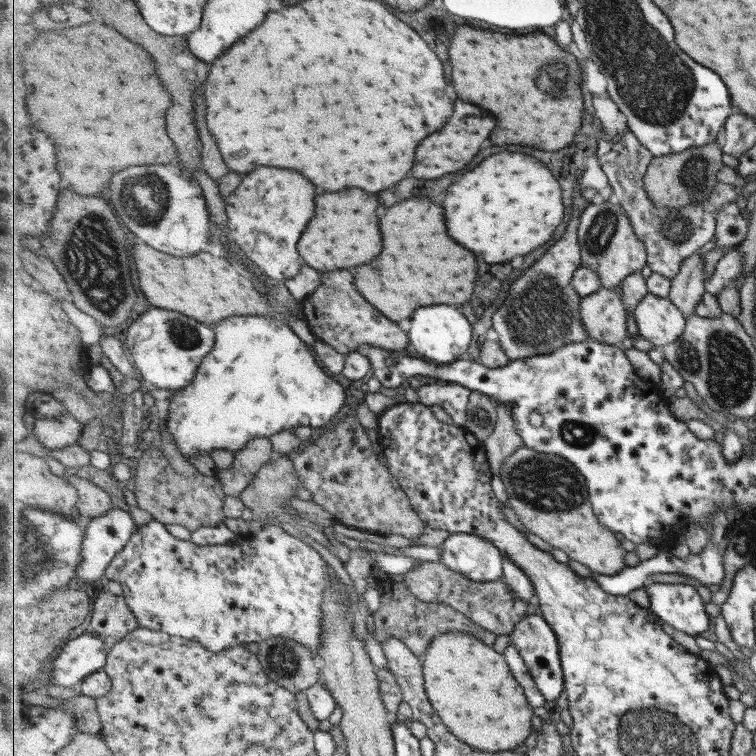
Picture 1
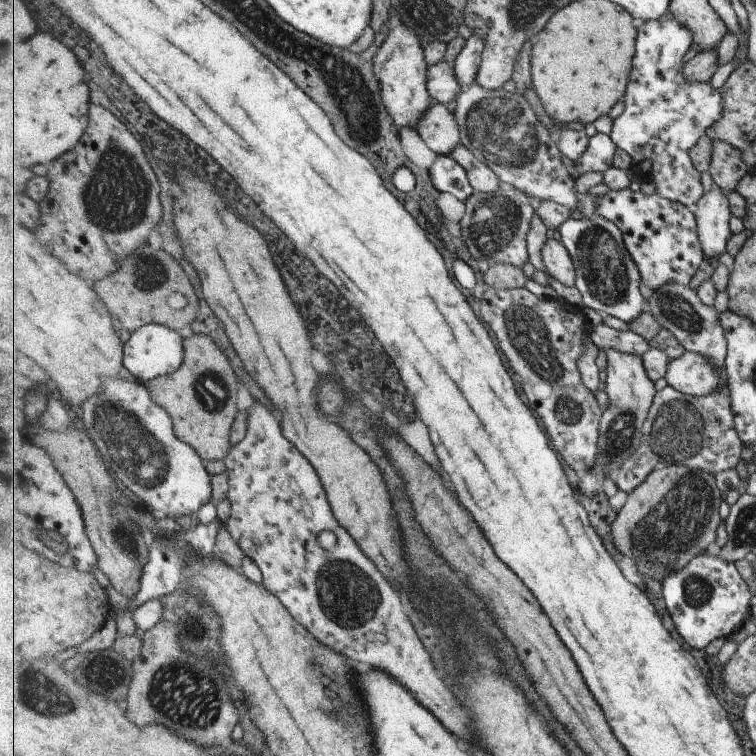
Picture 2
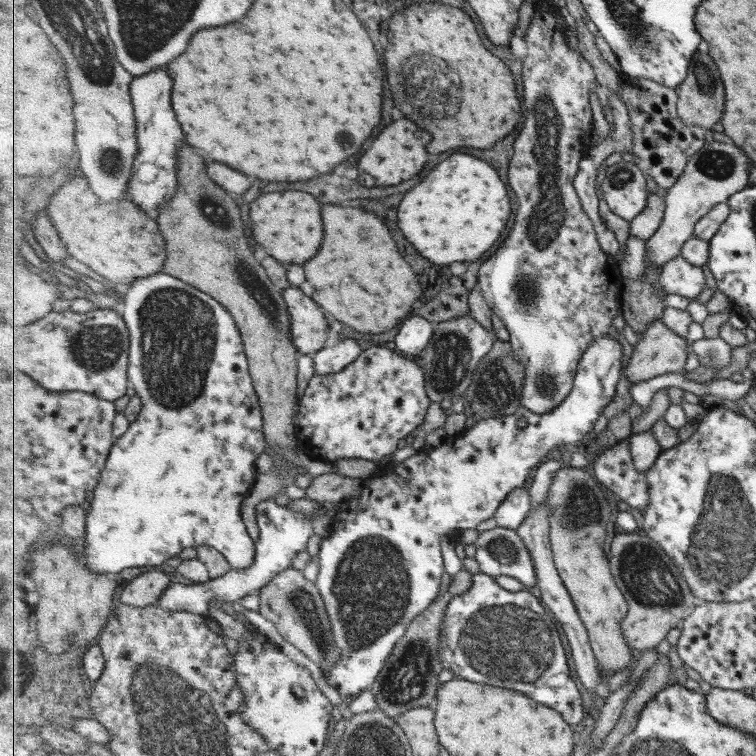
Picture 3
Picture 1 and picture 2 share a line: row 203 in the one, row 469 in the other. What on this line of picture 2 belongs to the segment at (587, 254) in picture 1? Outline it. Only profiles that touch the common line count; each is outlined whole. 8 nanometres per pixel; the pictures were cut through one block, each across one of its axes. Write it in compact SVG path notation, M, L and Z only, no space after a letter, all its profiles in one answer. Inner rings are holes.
M606 348L608 364L604 391L608 395L609 404L604 410L599 438L599 454L591 472L604 477L614 478L642 445L645 422L650 417L650 408L654 404L655 390L653 380L645 372L642 356L631 356L617 350Z

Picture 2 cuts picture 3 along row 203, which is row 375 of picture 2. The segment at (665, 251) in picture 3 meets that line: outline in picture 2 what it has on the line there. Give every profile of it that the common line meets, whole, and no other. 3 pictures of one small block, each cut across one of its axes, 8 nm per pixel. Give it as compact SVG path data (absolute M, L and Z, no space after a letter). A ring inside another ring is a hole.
M686 352L669 363L667 384L695 397L715 394L723 388L721 370L703 354Z

